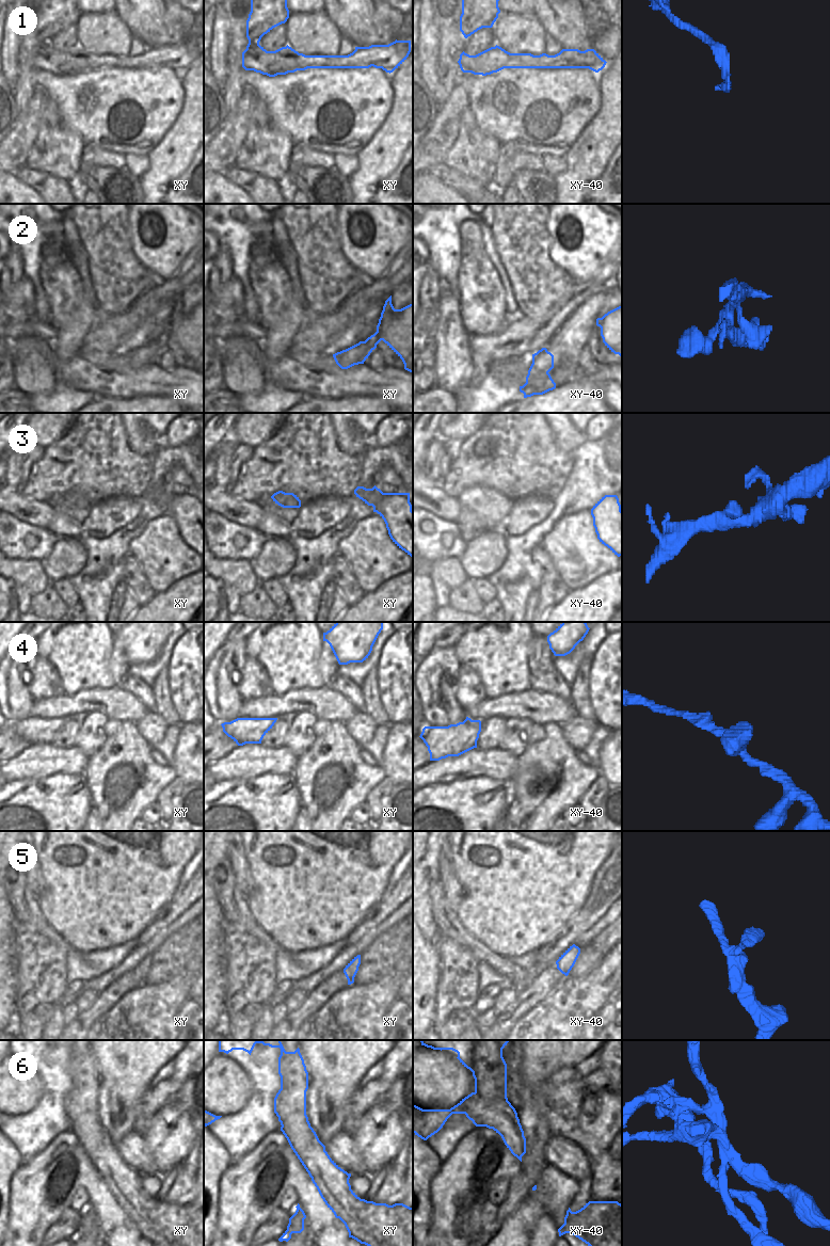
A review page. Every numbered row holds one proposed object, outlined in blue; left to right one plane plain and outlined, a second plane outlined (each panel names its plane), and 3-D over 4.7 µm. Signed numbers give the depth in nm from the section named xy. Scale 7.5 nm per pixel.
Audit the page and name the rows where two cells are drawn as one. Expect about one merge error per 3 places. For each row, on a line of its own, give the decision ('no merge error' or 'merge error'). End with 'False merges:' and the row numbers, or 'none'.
1: merge error
2: no merge error
3: no merge error
4: no merge error
5: no merge error
6: merge error
False merges: 1, 6

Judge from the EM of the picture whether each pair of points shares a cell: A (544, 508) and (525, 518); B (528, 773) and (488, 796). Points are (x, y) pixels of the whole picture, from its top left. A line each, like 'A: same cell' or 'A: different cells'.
A: same cell
B: different cells

